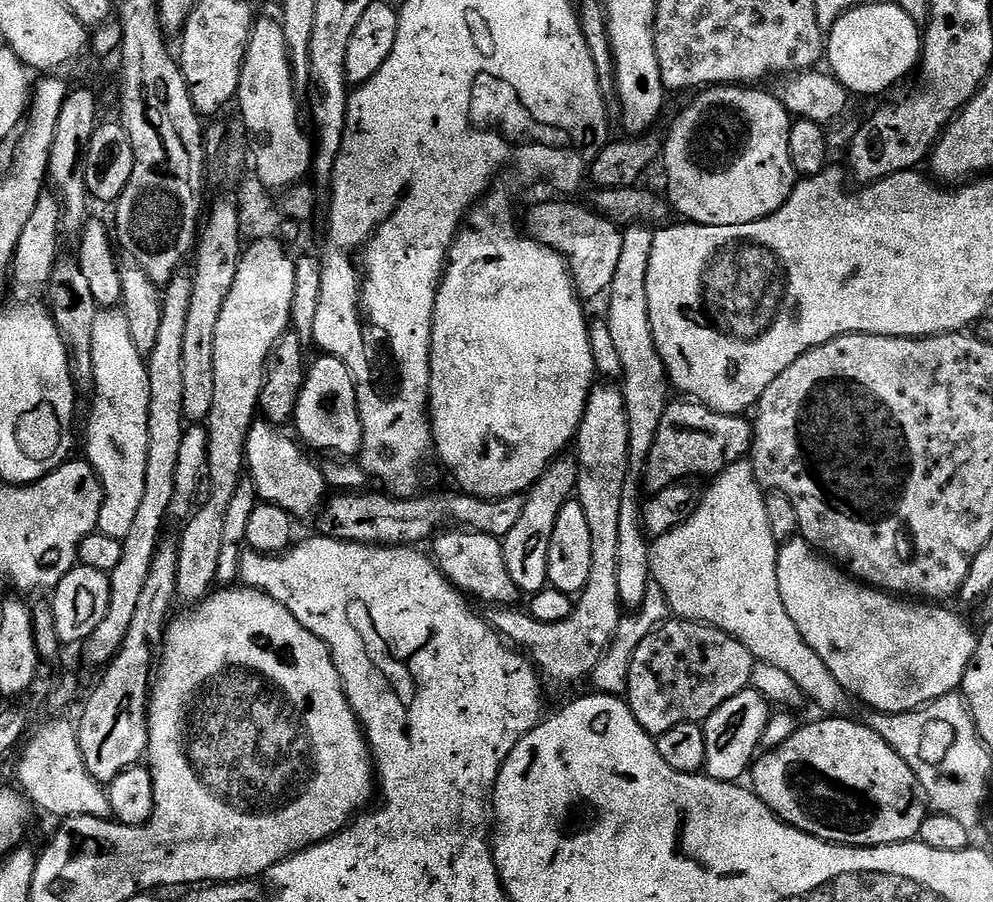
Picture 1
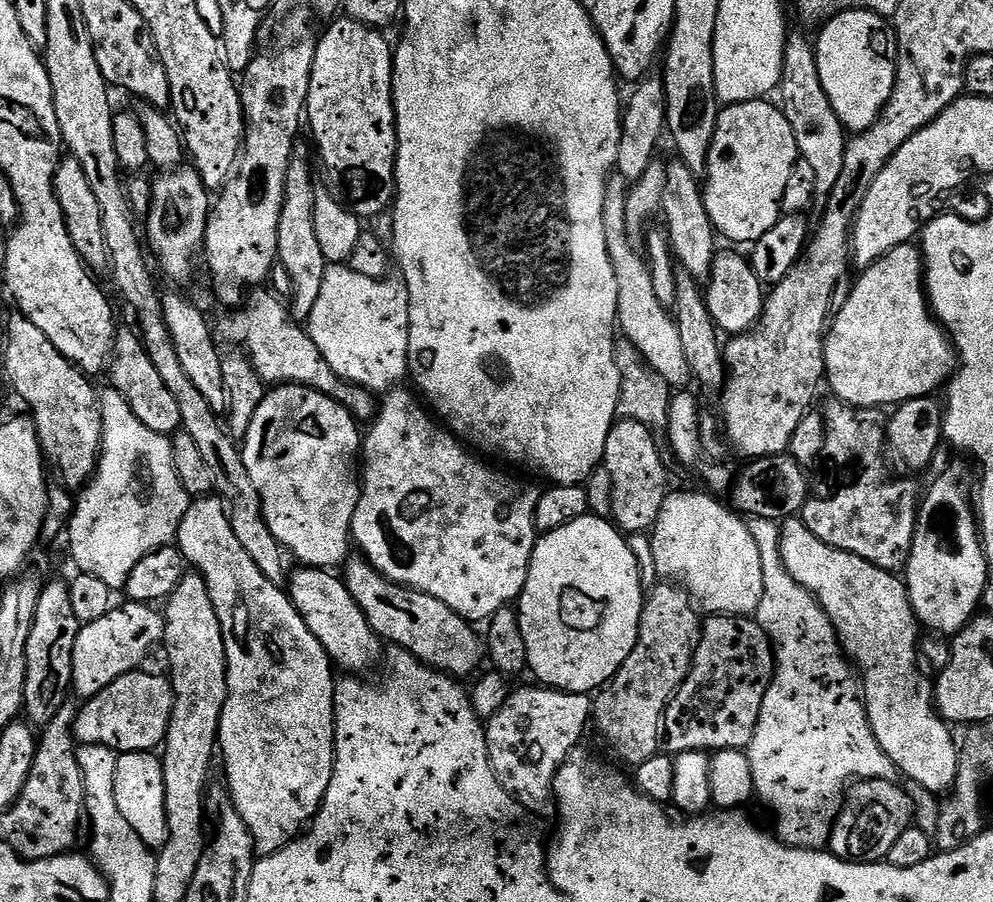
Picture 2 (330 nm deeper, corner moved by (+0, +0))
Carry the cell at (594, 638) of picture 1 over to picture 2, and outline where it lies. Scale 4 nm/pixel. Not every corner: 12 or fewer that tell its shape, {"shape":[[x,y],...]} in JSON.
{"shape":[[516,688],[486,724],[494,774],[533,817],[594,716],[579,692]]}

